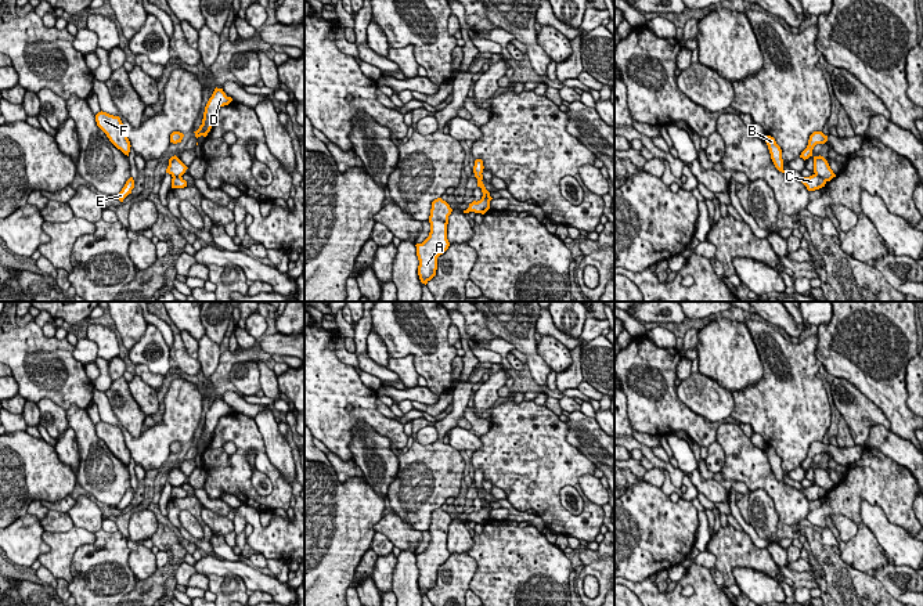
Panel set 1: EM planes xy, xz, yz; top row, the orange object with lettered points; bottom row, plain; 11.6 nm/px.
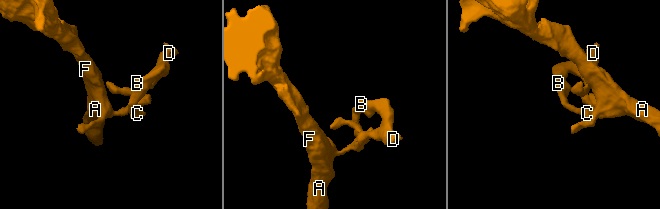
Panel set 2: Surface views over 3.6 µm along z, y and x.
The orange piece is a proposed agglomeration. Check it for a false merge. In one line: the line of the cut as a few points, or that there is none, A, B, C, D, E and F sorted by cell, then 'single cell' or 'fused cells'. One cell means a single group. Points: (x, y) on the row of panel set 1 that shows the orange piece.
cut yz (815, 173), (826, 180); groups A E F / B C D; fused cells

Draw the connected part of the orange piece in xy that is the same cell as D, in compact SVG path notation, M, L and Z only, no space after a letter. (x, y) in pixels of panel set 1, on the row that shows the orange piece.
M217 87L214 89L212 97L209 98L205 107L202 125L197 131L194 131L197 138L201 136L203 137L208 136L217 116L219 109L224 105L228 105L231 101L232 98L227 97L223 89L217 89Z

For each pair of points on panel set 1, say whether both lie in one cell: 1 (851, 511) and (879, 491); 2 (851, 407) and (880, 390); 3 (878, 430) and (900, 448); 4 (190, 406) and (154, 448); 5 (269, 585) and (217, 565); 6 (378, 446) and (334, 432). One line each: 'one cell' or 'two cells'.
1: one cell
2: two cells
3: one cell
4: one cell
5: one cell
6: two cells

